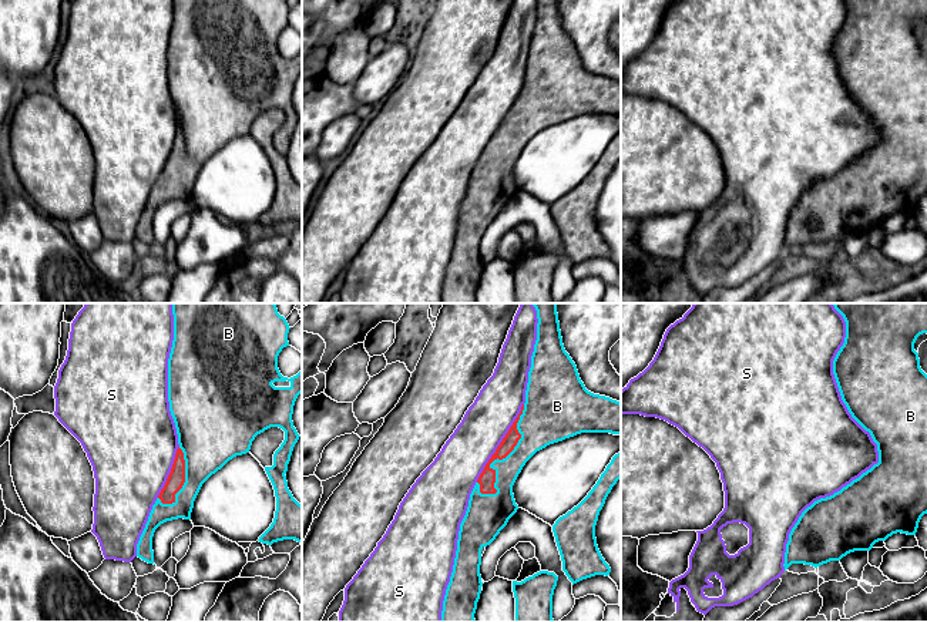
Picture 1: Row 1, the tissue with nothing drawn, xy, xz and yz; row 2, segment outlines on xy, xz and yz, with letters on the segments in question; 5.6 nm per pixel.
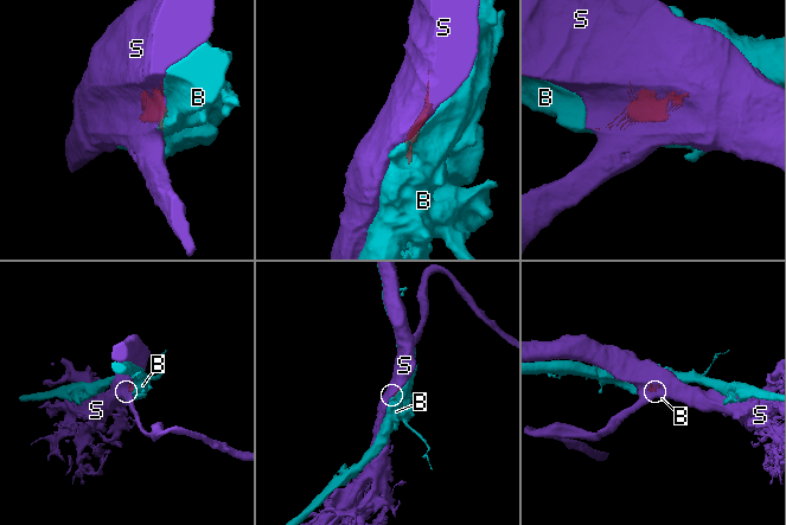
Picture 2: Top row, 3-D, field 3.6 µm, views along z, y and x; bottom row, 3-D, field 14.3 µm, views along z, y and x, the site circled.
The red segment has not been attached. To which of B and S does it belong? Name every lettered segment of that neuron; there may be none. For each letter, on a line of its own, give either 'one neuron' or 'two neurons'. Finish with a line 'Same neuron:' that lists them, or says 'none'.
B: one neuron
S: two neurons
Same neuron: B

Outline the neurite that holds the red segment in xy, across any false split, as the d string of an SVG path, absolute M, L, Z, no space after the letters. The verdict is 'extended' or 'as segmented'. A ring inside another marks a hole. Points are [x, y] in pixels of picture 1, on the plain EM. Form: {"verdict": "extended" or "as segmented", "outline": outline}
{"verdict": "extended", "outline": "M174 0L174 21L168 40L168 83L178 115L178 131L145 209L137 225L137 238L154 245L155 211L172 201L191 201L194 182L202 165L229 141L249 134L255 118L271 108L285 112L285 121L273 135L273 147L265 152L273 167L276 192L259 223L272 226L283 221L302 225L302 186L288 169L286 152L299 115L292 95L302 74L302 51L288 60L278 50L278 37L289 27L286 0Z"}

